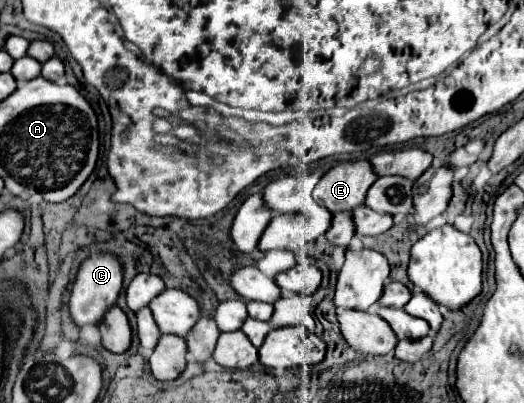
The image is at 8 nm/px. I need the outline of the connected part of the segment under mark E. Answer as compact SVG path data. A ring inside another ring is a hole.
M368 161L340 163L322 175L312 197L332 213L352 211L364 203L366 191L374 181L376 173Z

